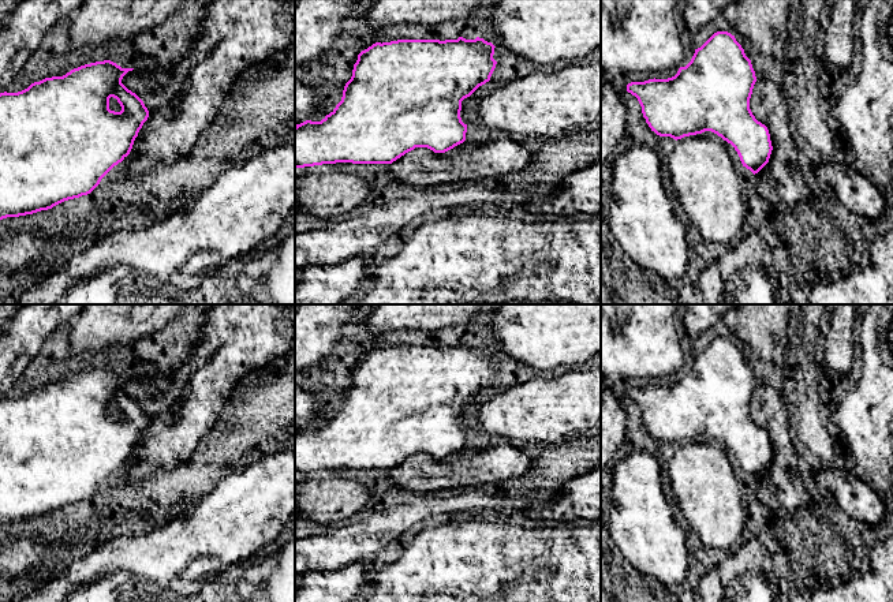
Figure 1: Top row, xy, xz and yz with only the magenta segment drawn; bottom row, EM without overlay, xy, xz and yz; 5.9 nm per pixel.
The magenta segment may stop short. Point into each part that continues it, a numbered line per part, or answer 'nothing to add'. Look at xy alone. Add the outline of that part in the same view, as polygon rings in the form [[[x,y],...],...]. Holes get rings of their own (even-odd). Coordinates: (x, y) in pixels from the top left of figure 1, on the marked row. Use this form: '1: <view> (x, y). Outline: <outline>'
nothing to add

